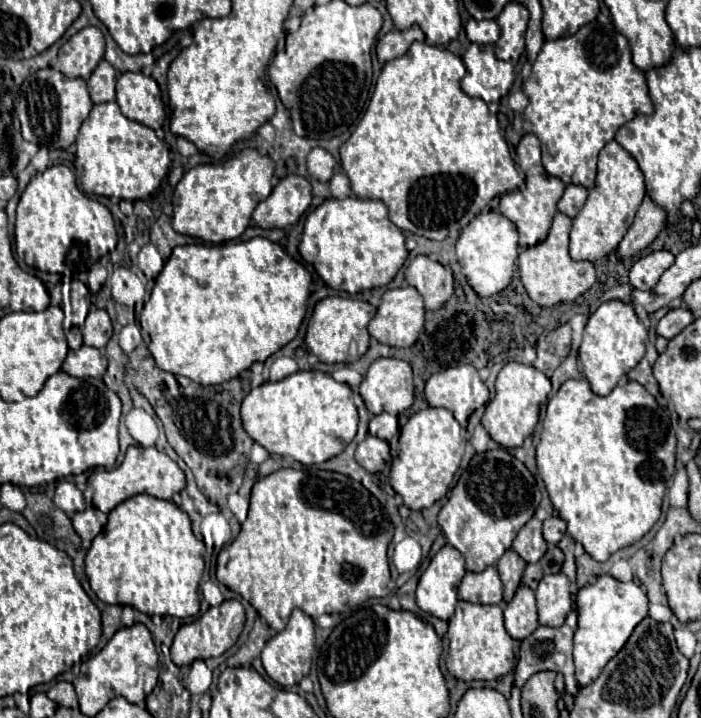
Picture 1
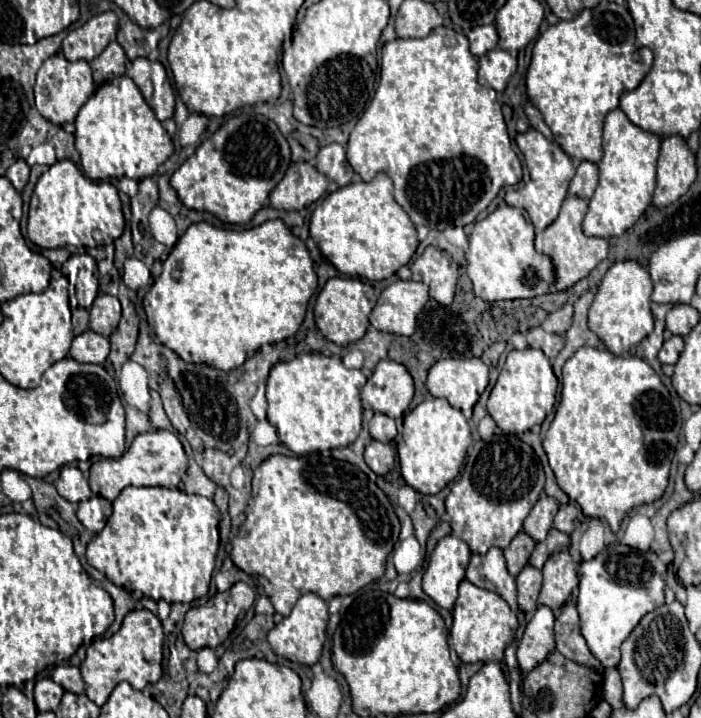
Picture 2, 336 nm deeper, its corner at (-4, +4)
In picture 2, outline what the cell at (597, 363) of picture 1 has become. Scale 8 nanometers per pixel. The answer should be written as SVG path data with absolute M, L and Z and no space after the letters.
M638 260L616 262L606 272L590 306L588 324L590 330L598 334L598 338L608 346L610 352L624 354L654 330L654 320L650 312L652 302L650 294L652 294L650 272Z

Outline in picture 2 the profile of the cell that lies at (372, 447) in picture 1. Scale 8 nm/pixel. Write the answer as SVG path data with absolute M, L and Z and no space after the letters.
M372 440L372 442L366 446L364 460L366 460L366 464L370 466L370 470L372 470L374 474L384 476L384 474L388 474L388 472L394 468L394 462L396 462L394 448L392 448L390 444Z

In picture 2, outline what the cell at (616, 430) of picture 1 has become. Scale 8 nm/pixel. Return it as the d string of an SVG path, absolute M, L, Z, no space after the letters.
M578 348L574 352L572 358L566 360L566 364L562 366L562 398L560 398L560 404L556 408L556 416L554 416L554 422L552 426L548 428L546 432L546 438L544 438L544 450L548 454L548 462L550 462L550 468L554 470L556 474L556 480L558 480L558 486L568 494L570 500L574 500L582 512L586 516L592 516L592 518L602 518L602 520L608 520L610 528L616 532L620 528L620 522L622 518L634 508L634 506L640 506L640 504L646 504L646 502L656 502L660 500L660 496L664 494L666 486L668 486L668 472L670 472L670 462L674 458L674 448L678 444L678 434L680 434L680 428L682 428L682 416L680 416L680 404L670 396L668 388L662 384L660 376L654 372L654 368L638 358L638 356L614 356L612 352L608 350L598 350L598 348Z

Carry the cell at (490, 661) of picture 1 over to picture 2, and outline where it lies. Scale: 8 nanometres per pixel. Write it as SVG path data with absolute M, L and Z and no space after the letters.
M468 580L460 582L460 596L456 600L452 618L454 618L454 624L450 630L450 646L456 650L462 662L502 660L504 648L514 638L518 628L516 614L496 592L478 588Z

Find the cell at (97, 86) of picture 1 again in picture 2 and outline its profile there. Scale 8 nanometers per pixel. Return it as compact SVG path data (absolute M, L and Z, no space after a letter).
M112 42L108 44L108 48L104 48L100 56L96 56L96 60L90 62L90 66L92 66L94 82L104 84L126 72L126 52L118 42Z

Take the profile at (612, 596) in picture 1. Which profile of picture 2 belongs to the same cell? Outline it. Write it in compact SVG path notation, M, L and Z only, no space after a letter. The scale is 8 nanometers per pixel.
M620 542L608 544L596 558L584 560L578 568L578 614L582 636L590 652L604 668L620 662L620 646L636 628L640 618L664 604L666 564L654 552L642 552Z

